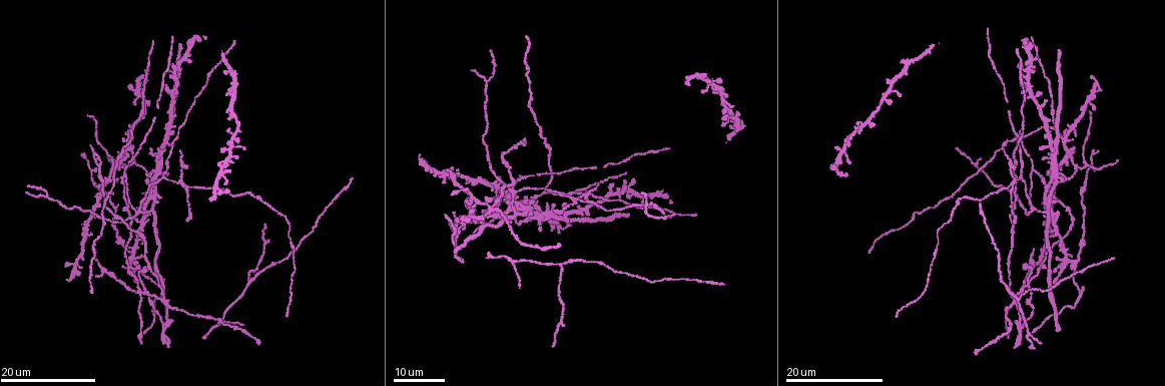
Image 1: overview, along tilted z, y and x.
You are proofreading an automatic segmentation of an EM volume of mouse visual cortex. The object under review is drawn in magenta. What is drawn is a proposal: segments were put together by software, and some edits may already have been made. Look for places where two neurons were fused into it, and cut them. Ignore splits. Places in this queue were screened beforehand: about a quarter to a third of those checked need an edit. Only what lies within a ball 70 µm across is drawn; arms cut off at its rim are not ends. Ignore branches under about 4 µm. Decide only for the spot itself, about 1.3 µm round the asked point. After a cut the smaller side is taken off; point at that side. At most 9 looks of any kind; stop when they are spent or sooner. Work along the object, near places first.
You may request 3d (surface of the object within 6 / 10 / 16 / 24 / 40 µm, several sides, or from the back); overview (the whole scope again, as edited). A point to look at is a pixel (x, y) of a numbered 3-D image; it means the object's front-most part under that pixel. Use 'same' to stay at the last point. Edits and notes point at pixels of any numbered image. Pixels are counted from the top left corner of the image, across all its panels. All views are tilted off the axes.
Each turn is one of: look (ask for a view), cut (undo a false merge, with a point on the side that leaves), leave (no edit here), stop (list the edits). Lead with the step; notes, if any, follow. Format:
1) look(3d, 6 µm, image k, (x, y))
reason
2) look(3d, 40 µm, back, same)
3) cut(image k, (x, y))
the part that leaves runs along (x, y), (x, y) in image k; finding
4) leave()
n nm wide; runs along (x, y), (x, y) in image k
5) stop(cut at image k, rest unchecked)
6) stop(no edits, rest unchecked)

look(3d, 16 µm, image 1, (125, 176))
arms run side by side

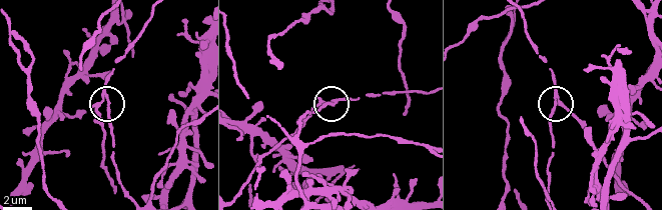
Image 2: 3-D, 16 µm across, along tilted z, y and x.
look(3d, 6 µm, image 2, (107, 103))
closer look

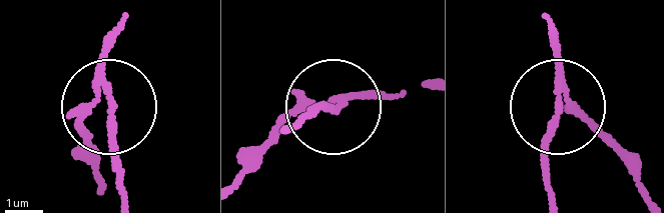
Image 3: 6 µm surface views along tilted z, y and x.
cut(image 3, (80, 120))
4 arms; the part that leaves runs along (95, 82), (84, 138), (98, 179) in image 3; a second neuron is stuck on

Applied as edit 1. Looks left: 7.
look(overview)

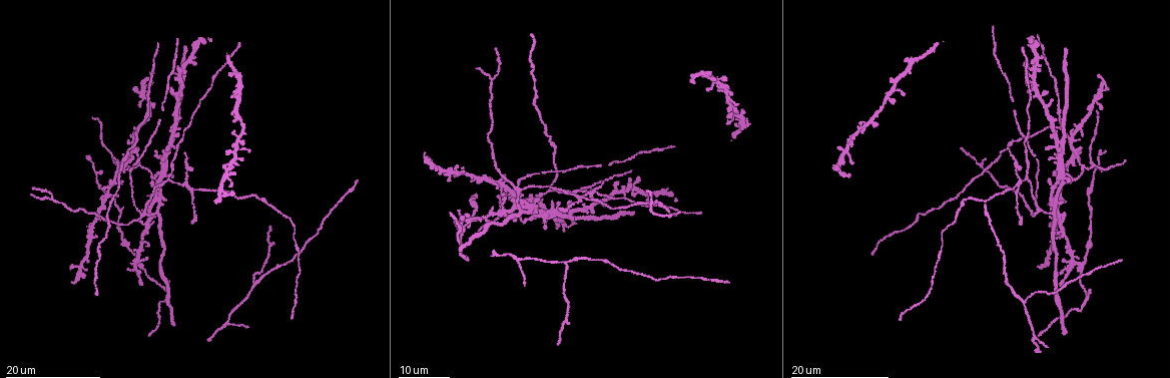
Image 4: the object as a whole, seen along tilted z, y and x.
look(3d, 24 µm, image 4, (1020, 182))
four-way junction

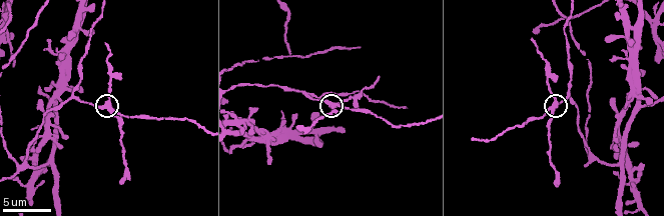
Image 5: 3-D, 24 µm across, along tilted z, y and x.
look(3d, 10 µm, image 5, (111, 107))
closer look

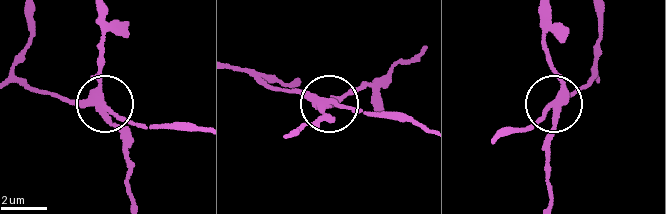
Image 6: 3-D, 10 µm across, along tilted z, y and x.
cut(image 6, (117, 128))
side arm 8 µm; the part that leaves runs along (96, 106), (126, 150), (129, 195) in image 6; a second neuron is stuck on

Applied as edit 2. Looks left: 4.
look(overview)

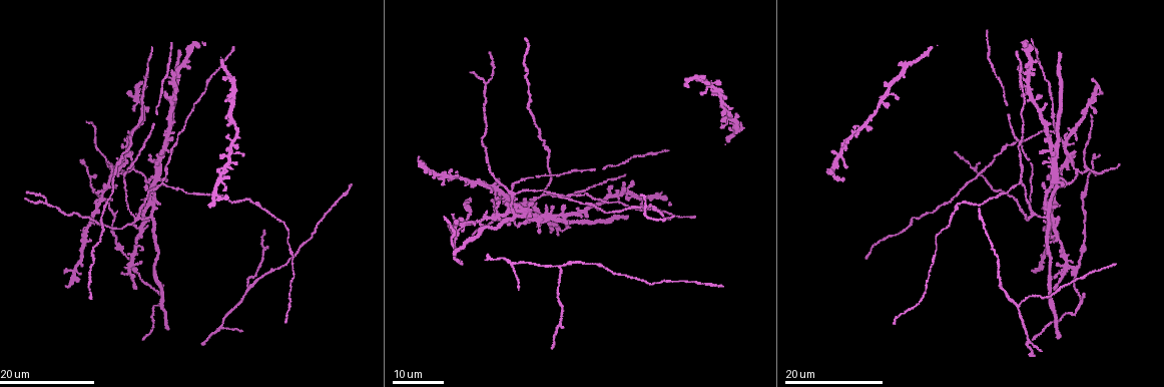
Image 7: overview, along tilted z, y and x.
look(3d, 24 µm, image 7, (1066, 152))
three arms meet

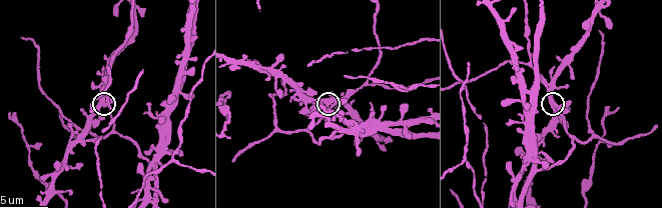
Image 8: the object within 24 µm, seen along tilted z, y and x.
look(3d, 10 µm, image 8, (110, 102))
closer look

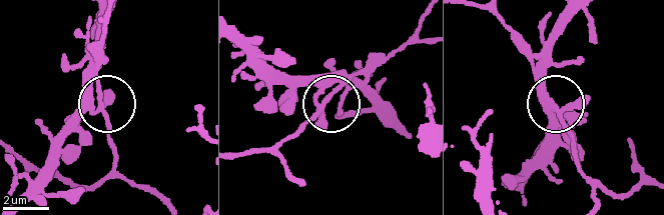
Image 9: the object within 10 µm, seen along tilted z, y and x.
leave()
runs along (21, 194), (66, 127), (100, 104), (89, 78), (89, 35) in image 9; all the same neuron

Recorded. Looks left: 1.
look(3d, 10 µm, image 5, (593, 153))
looks like a crossing

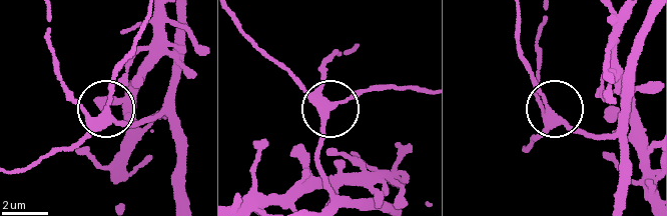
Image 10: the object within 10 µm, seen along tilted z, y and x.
leave()
270 nm wide; runs along (346, 204), (318, 161), (320, 132), (338, 102), (377, 90) in image 10; one neuron here

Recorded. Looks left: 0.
stop(cut at image 3, cut at image 6, rest unchecked)

